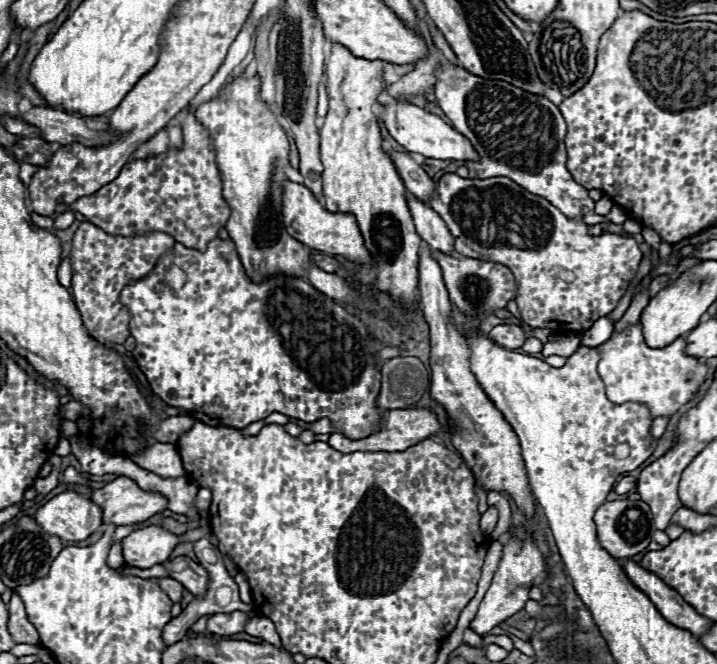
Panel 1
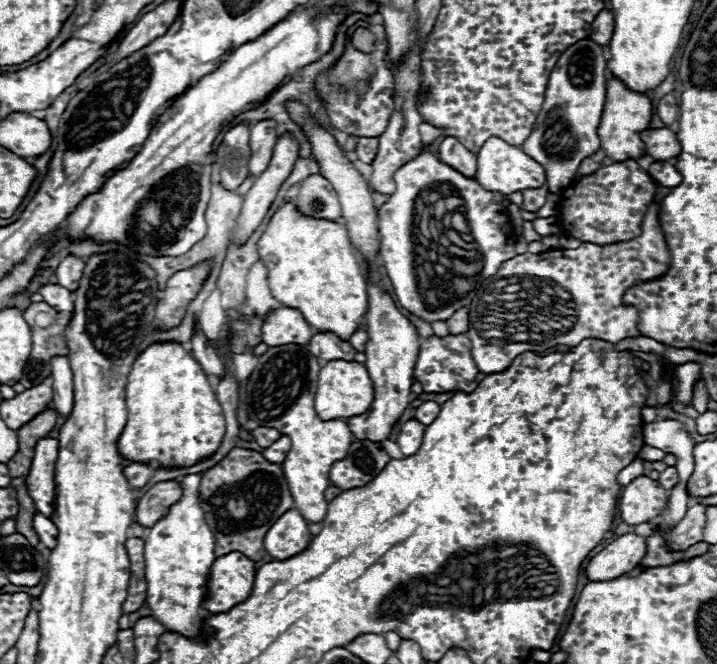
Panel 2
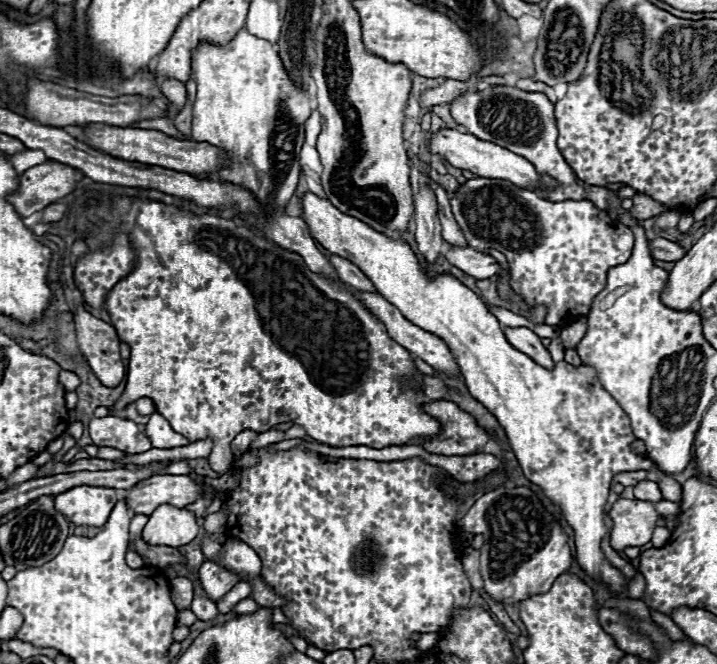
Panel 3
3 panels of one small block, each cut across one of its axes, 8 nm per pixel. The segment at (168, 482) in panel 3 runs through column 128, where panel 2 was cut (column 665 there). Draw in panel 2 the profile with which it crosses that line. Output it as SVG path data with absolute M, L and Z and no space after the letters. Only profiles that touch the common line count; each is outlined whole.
M640 476L634 482L630 482L620 494L620 516L626 524L648 522L664 512L668 496L668 490L664 490L658 480Z

